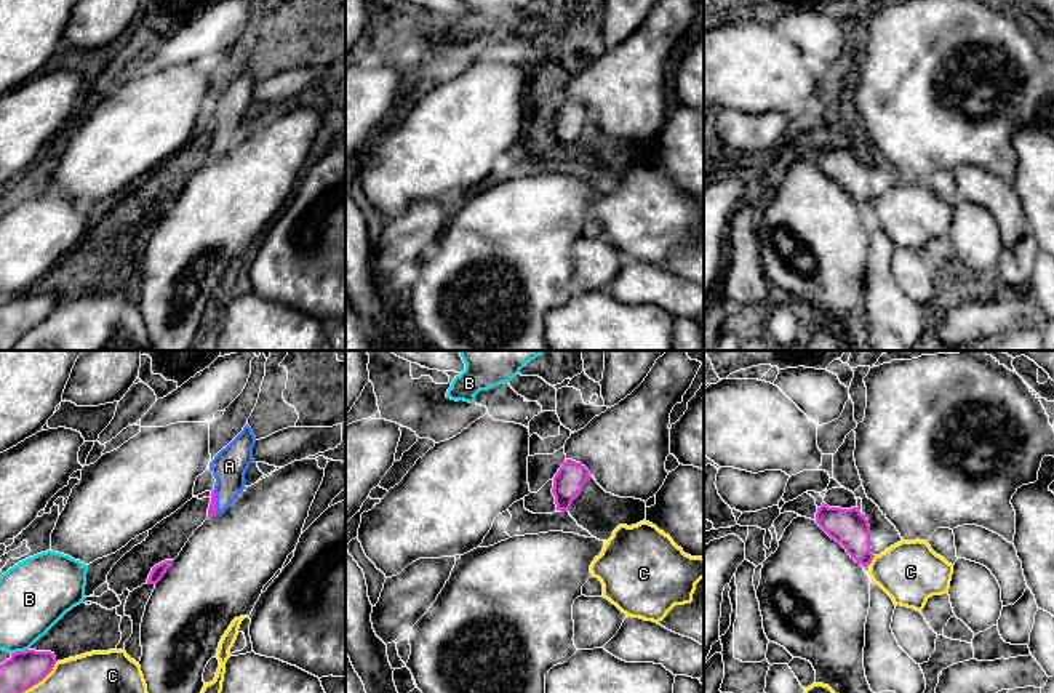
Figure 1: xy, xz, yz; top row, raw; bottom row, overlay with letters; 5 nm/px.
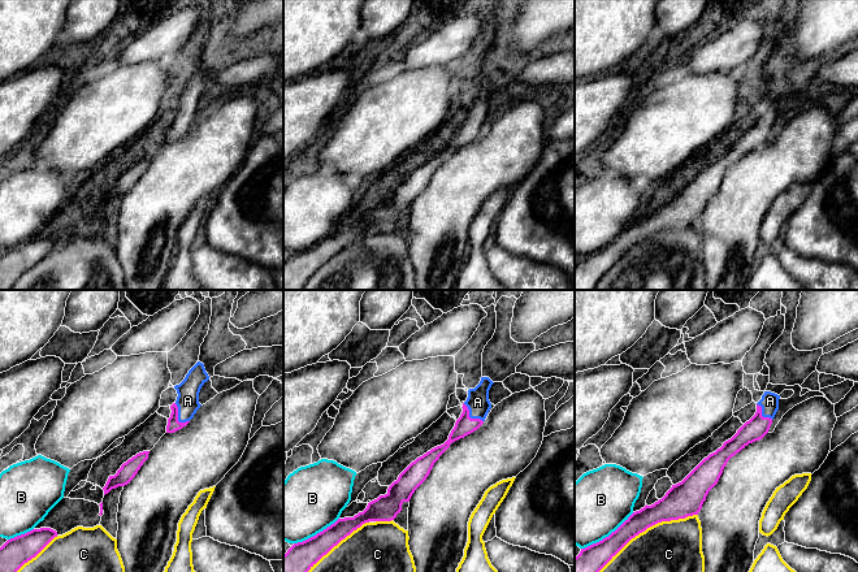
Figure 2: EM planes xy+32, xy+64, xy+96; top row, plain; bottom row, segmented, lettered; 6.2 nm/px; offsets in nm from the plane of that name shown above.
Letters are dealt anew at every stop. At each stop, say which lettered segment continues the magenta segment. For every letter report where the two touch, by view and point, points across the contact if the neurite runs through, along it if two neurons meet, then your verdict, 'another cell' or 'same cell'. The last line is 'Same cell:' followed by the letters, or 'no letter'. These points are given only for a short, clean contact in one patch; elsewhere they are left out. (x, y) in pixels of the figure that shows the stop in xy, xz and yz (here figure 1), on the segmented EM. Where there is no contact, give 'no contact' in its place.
A: meets magenta in xy at (215, 503); runs through xy (211, 511), (215, 503), (229, 485), (229, 466); same cell
B: meets magenta in xy at (19, 652); border along xy (27, 648), (16, 650), (11, 655); another cell
C: meets magenta in xy at (40, 680); another cell
Same cell: A

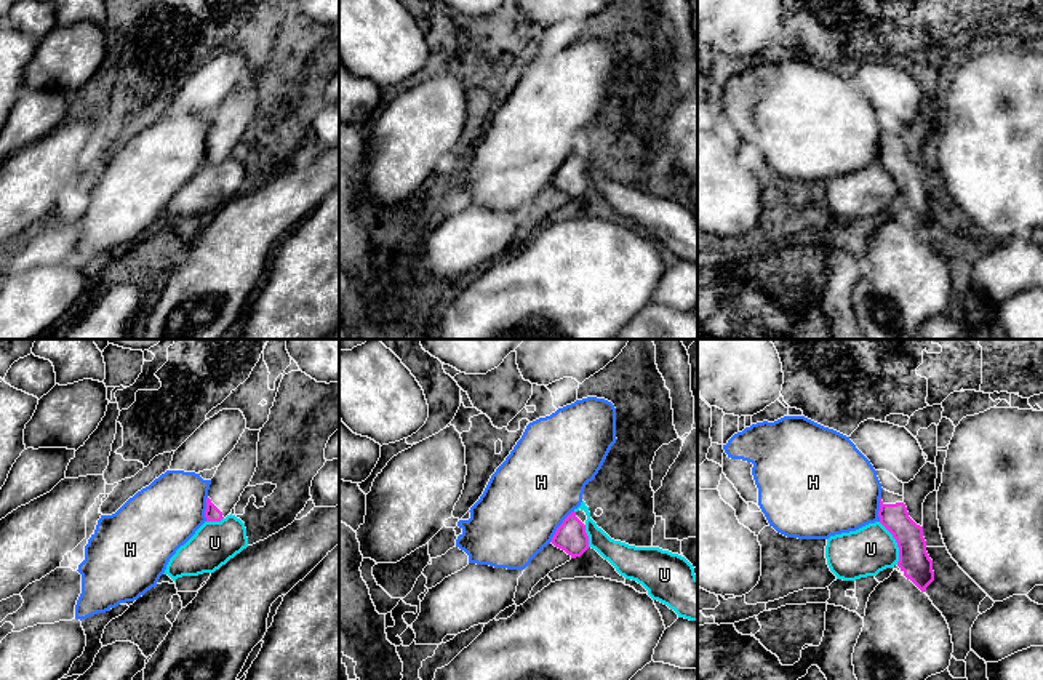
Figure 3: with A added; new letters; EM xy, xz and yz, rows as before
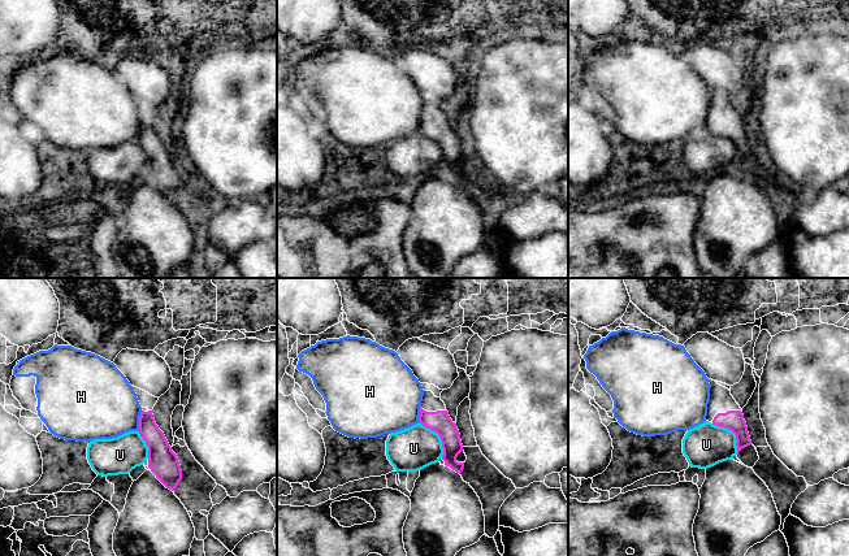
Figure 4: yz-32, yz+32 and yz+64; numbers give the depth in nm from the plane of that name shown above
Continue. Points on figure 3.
H: meets magenta in xz at (559, 527); border along xz (573, 511), (549, 541); another cell
U: meets magenta in yz at (896, 541); border along yz (879, 522), (896, 543), (898, 564); another cell
Same cell: no letter

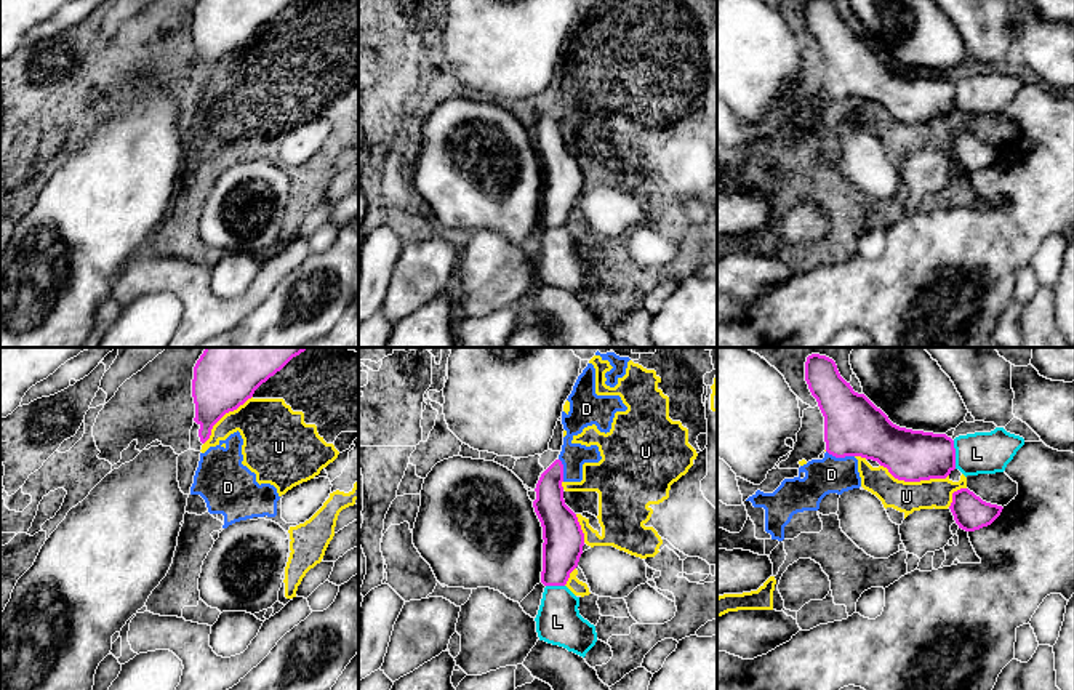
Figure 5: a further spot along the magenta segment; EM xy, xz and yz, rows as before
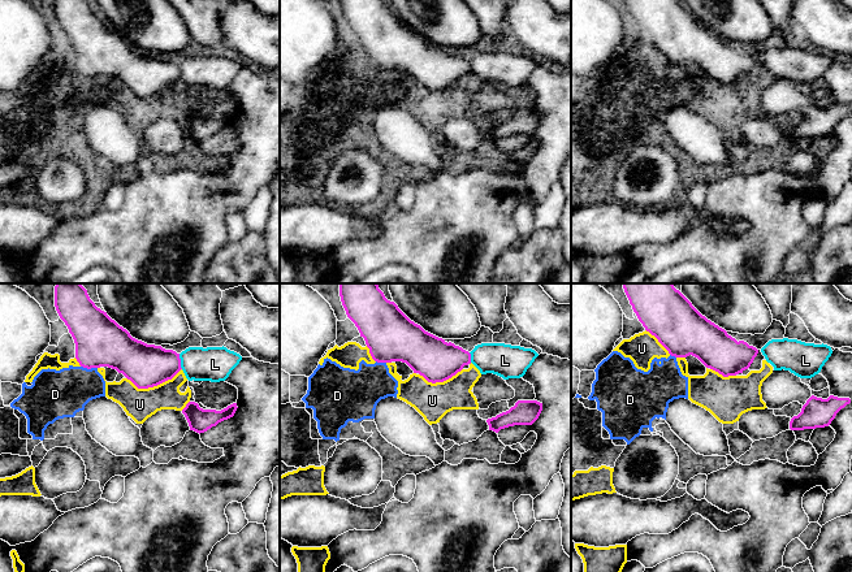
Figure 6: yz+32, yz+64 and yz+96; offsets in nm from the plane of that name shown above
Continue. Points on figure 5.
D: meets magenta in yz at (841, 457); border along yz (826, 450), (836, 457), (853, 457); another cell
L: meets magenta in yz at (954, 455); another cell
U: meets magenta in yz at (914, 481); another cell
Same cell: no letter

